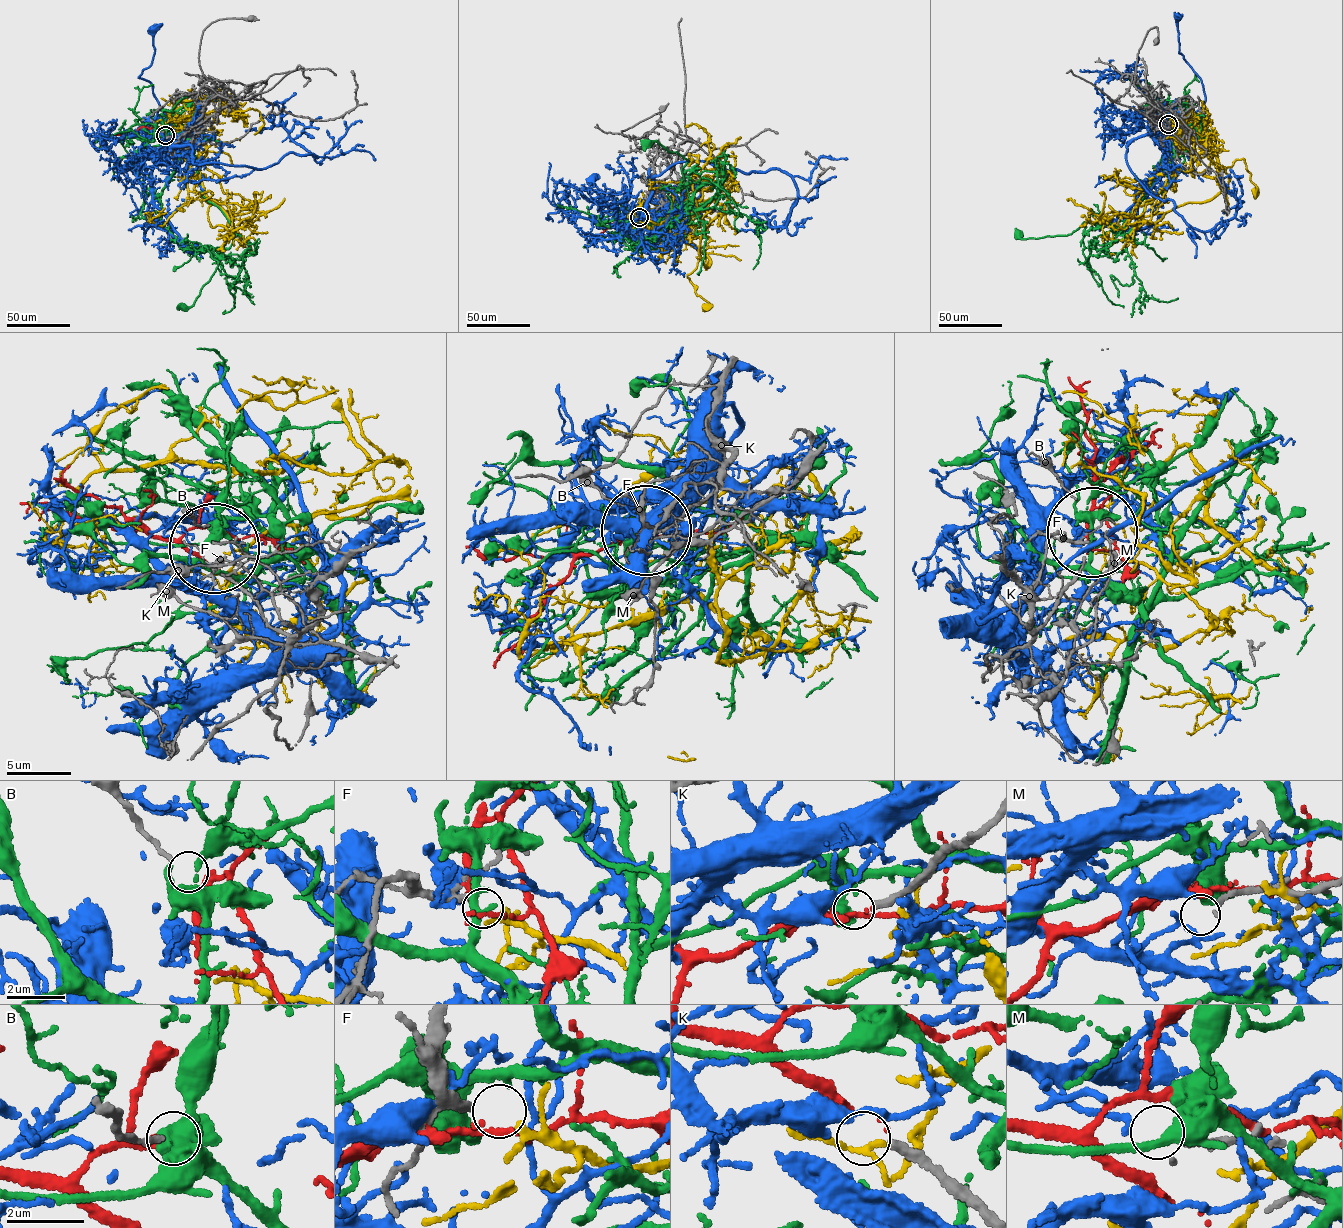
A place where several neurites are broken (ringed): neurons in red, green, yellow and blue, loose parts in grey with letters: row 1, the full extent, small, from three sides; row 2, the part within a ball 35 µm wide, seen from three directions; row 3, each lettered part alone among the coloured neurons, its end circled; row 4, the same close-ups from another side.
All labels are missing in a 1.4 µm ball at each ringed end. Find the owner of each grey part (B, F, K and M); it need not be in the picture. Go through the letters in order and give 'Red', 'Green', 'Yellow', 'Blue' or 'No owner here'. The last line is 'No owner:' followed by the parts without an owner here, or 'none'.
B: No owner here
F: Yellow
K: Red
M: No owner here
No owner: B, M

